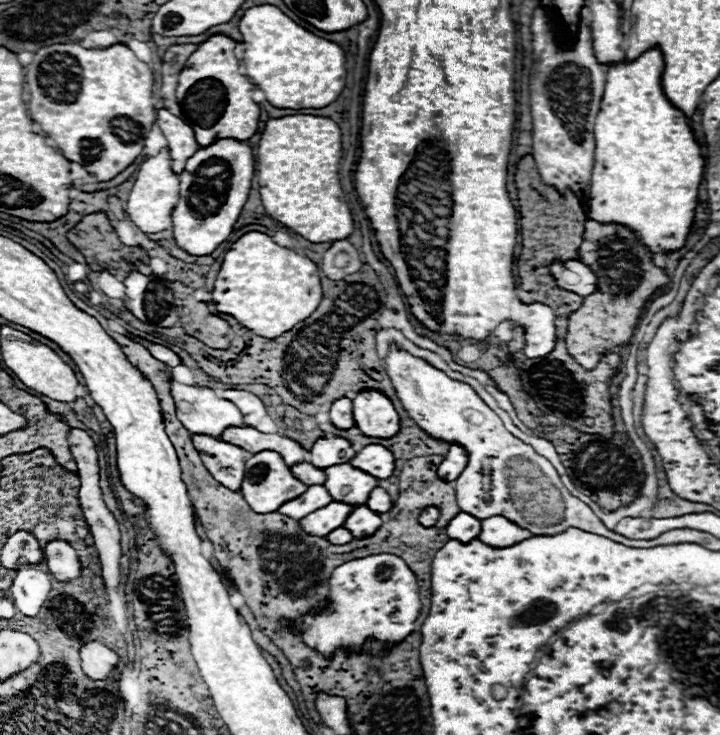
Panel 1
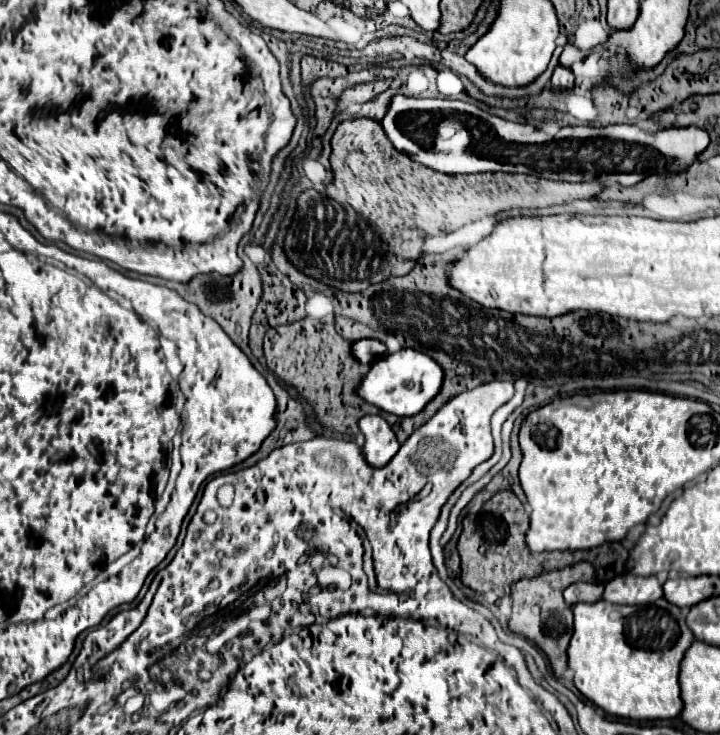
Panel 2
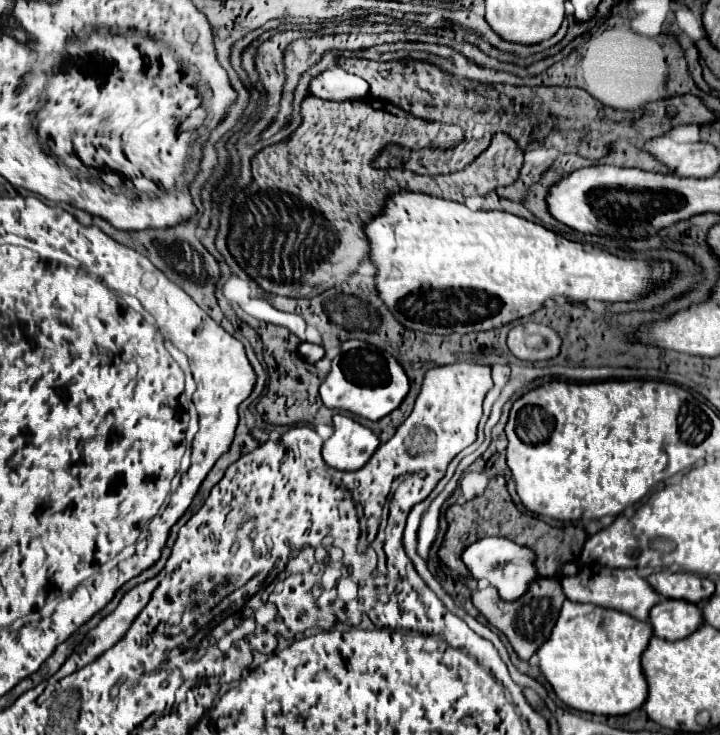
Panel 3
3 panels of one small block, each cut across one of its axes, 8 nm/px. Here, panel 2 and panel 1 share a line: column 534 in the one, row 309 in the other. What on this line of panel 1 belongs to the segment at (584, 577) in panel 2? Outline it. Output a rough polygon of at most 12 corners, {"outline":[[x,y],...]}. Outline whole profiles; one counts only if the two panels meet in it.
{"outline":[[588,220],[580,260],[598,290],[570,314],[566,346],[592,370],[628,346],[670,284],[634,232]]}

